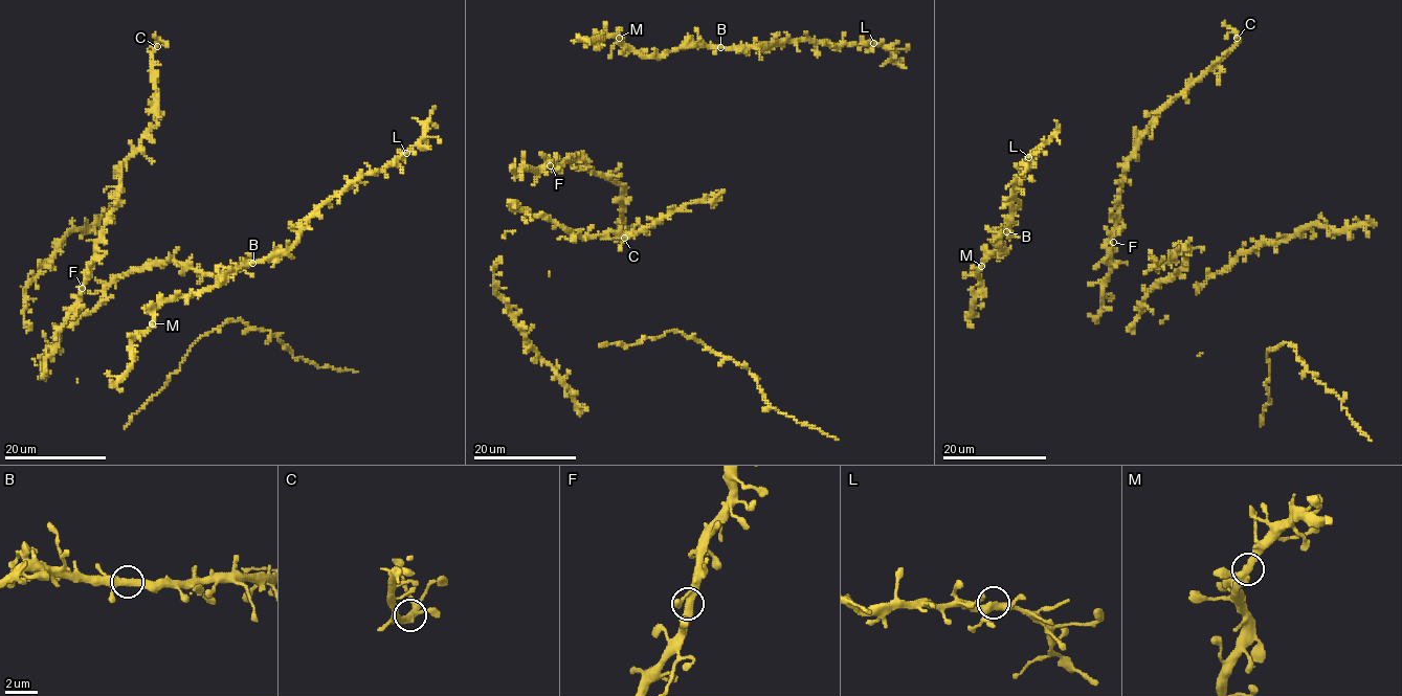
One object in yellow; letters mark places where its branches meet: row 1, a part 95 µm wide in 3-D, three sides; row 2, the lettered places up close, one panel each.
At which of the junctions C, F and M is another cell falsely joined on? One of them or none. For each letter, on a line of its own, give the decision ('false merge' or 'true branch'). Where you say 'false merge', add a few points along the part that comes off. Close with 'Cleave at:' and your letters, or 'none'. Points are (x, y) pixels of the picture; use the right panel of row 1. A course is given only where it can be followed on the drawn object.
C: true branch
F: true branch
M: true branch
Cleave at: none

